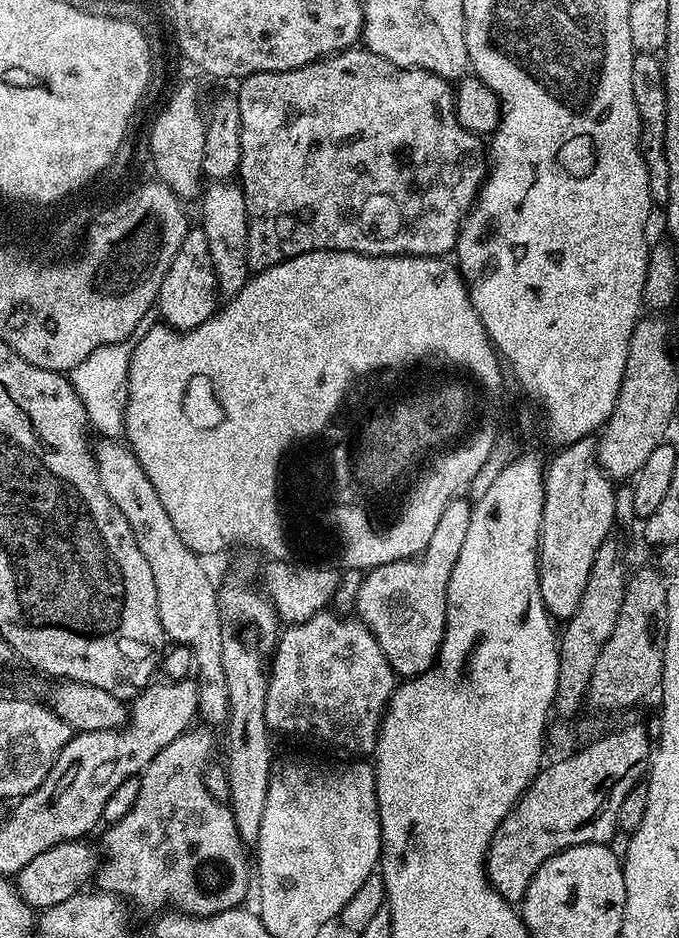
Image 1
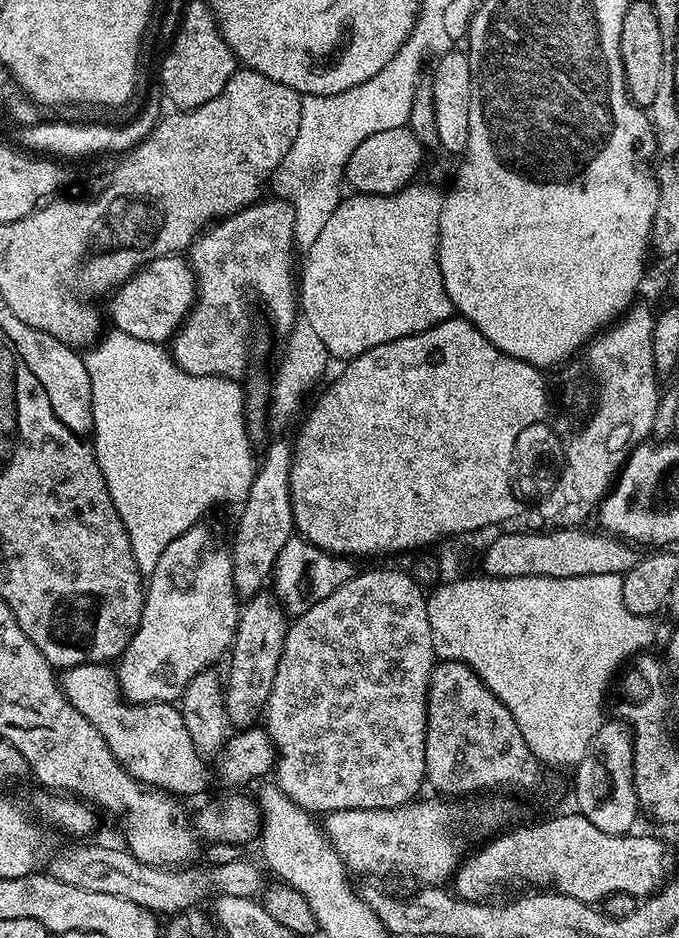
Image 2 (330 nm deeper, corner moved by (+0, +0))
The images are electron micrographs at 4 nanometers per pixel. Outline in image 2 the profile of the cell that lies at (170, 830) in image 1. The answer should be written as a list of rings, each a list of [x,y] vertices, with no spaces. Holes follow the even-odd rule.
[[[265,590],[254,599],[243,601],[236,637],[230,649],[232,669],[228,676],[226,672],[226,683],[222,688],[228,723],[233,729],[251,728],[263,717],[264,703],[270,698],[270,686],[274,686],[274,674],[278,658],[282,656],[289,623],[289,617],[271,591]]]

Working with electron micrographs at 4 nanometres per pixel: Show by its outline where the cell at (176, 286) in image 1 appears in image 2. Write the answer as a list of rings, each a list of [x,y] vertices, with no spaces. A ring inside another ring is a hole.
[[[183,255],[163,256],[134,273],[111,293],[111,300],[111,327],[115,331],[134,334],[134,338],[142,338],[146,342],[164,344],[175,337],[192,309],[196,300],[196,276],[192,273],[191,263]]]

